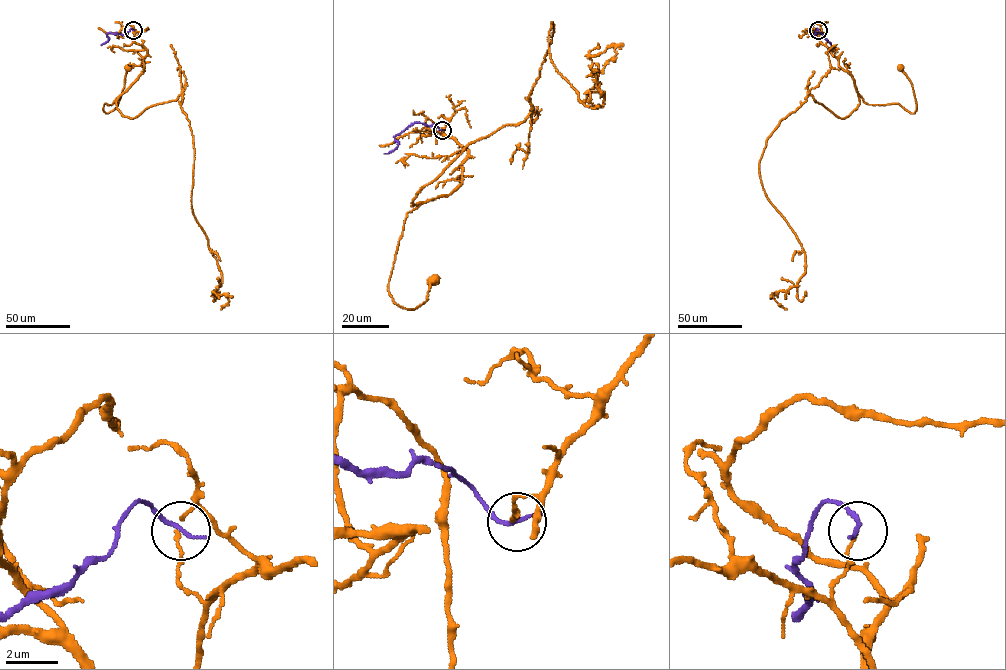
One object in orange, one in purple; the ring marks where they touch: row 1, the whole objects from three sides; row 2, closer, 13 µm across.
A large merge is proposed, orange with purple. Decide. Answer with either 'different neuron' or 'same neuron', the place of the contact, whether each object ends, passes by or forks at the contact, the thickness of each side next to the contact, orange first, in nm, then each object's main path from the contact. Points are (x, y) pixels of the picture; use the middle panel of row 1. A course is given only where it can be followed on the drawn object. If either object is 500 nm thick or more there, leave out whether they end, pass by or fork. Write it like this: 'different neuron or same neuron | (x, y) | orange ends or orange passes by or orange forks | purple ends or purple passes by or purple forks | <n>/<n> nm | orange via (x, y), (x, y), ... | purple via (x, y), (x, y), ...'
different neuron | (442, 130) | orange ends | purple ends | 110/180 nm | orange via (442, 130), (468, 151), (461, 183), (407, 214), (388, 292), (396, 303), (415, 309), (426, 301), (434, 278) | purple via (442, 130), (435, 125), (414, 122), (394, 137), (397, 146), (383, 154)

